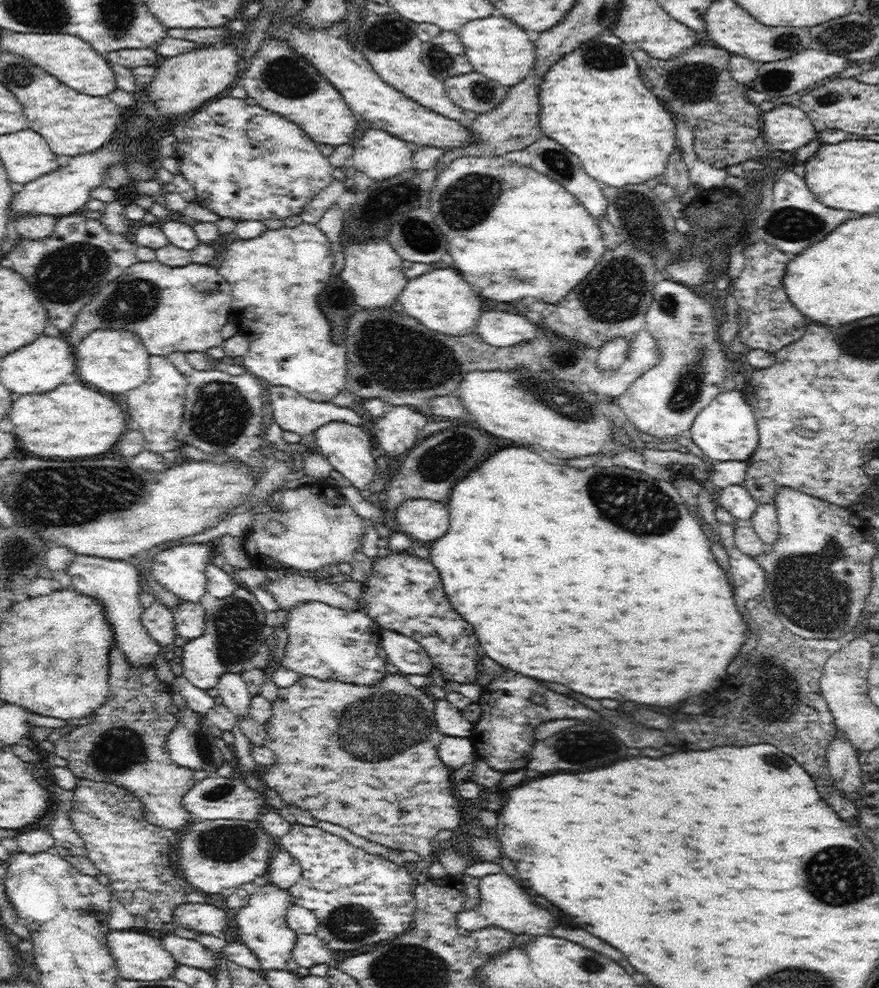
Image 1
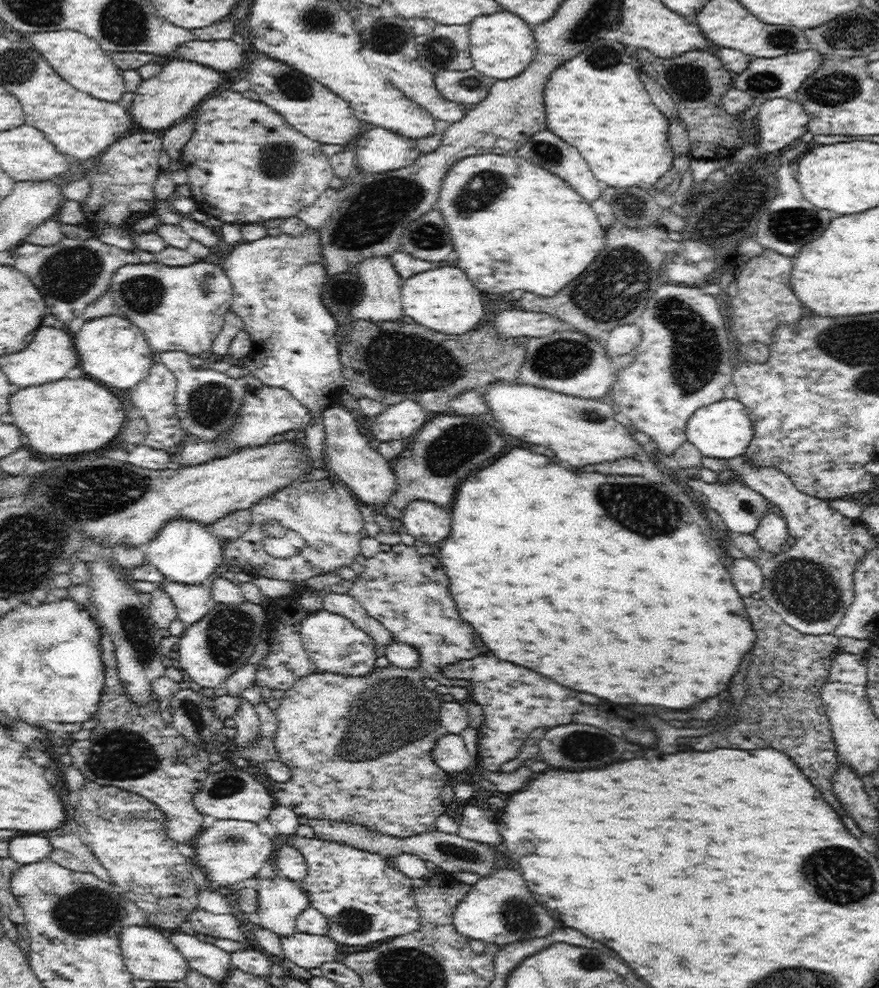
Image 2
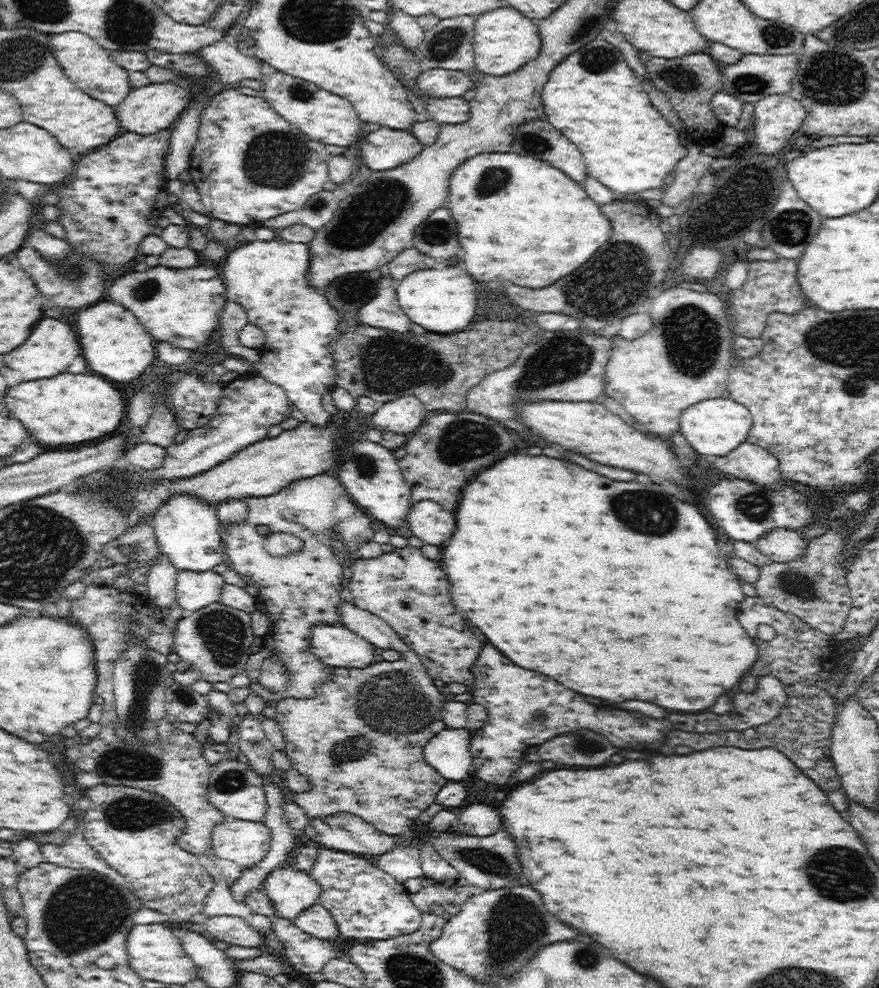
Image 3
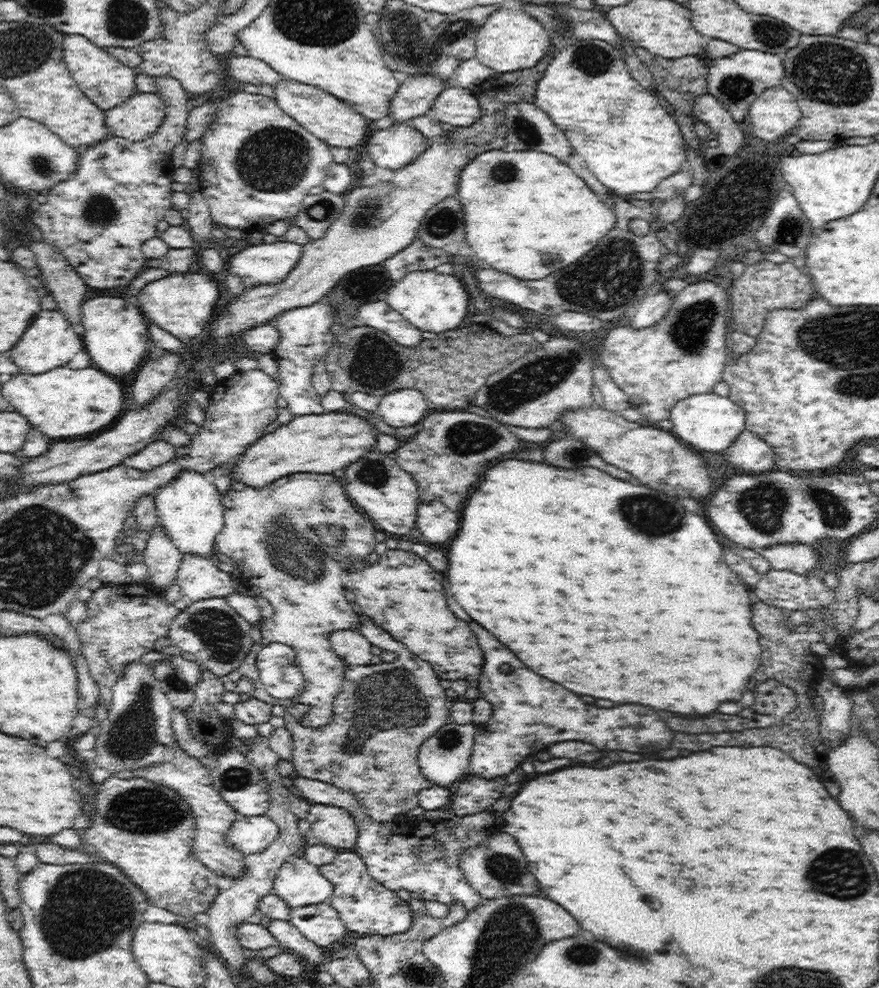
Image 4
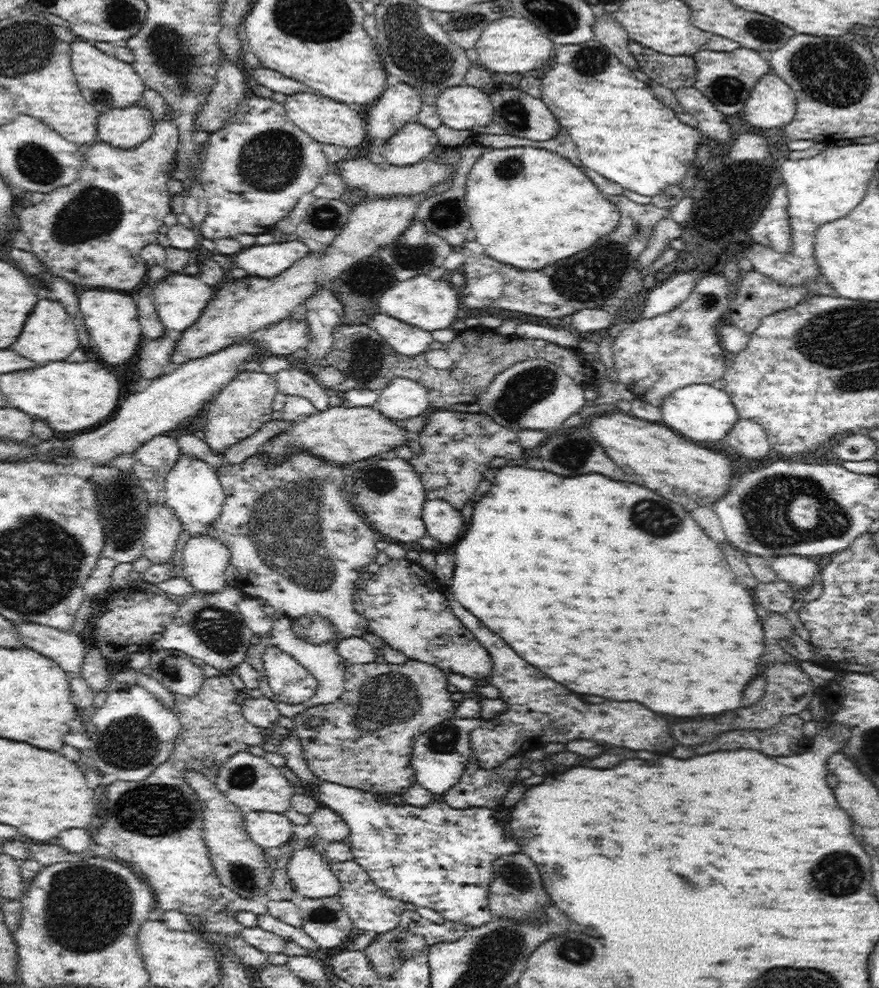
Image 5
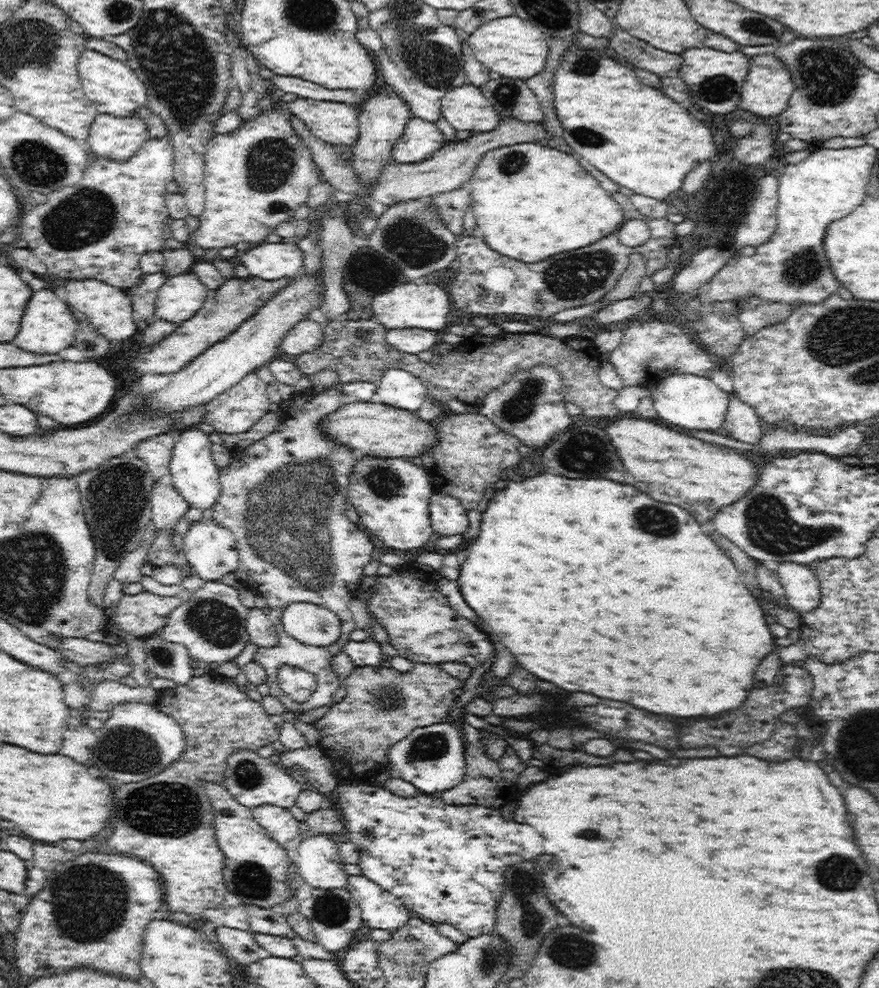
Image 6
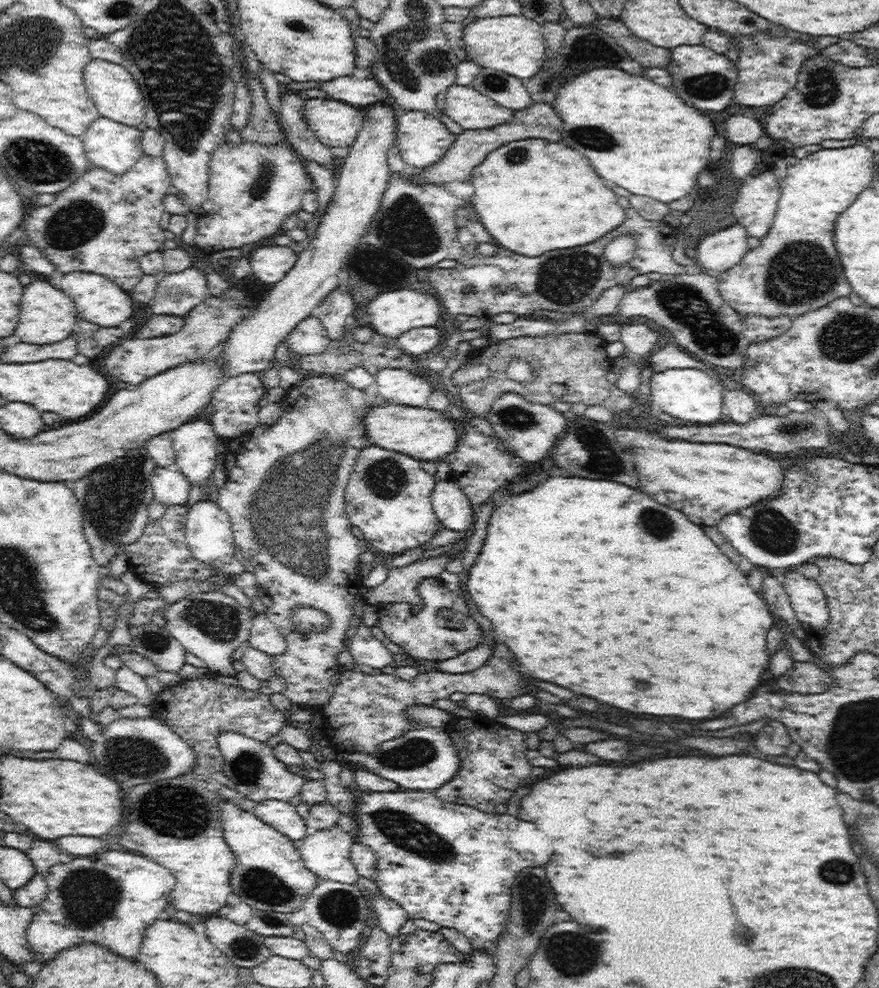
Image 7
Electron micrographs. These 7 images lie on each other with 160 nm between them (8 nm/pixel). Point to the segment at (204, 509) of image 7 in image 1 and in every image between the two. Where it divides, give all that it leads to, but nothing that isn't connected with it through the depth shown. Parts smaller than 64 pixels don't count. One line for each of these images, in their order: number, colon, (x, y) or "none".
1: (190, 617)
2: (193, 601)
3: (195, 590)
4: (199, 577)
5: (204, 558)
6: (211, 550)

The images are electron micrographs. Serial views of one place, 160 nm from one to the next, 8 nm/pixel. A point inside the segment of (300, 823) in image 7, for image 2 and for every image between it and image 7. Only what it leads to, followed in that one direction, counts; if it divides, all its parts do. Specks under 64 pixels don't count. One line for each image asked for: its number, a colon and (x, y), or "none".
2: (231, 850)
3: (244, 842)
4: (251, 834)
5: (270, 830)
6: (279, 823)

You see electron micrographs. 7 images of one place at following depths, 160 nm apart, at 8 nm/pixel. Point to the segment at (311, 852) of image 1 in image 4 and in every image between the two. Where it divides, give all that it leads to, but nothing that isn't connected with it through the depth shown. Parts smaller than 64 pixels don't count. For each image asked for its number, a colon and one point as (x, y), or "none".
2: (365, 898)
3: (366, 902)
4: (365, 906)

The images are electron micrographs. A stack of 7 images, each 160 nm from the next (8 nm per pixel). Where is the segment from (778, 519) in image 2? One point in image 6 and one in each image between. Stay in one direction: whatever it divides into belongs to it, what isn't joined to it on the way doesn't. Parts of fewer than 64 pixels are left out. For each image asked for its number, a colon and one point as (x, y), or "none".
3: (780, 544)
4: (799, 558)
5: (799, 571)
6: (802, 592)

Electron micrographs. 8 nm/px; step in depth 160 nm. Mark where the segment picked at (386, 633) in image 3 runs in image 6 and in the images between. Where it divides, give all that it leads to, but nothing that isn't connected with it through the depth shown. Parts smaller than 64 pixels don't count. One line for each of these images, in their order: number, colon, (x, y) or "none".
4: (384, 712)
5: (365, 741)
6: (378, 707)

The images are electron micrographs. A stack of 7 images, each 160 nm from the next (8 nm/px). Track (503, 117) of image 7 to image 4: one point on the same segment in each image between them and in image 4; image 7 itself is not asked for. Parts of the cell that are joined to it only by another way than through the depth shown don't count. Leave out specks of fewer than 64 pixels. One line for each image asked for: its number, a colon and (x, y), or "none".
4: (458, 106)
5: (462, 107)
6: (465, 107)

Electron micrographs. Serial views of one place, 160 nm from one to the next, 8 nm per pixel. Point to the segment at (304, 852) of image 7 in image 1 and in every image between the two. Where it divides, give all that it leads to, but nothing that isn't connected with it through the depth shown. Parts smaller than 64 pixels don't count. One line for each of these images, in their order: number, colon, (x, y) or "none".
1: (261, 923)
2: (281, 901)
3: (291, 891)
4: (299, 883)
5: (310, 874)
6: (319, 863)

